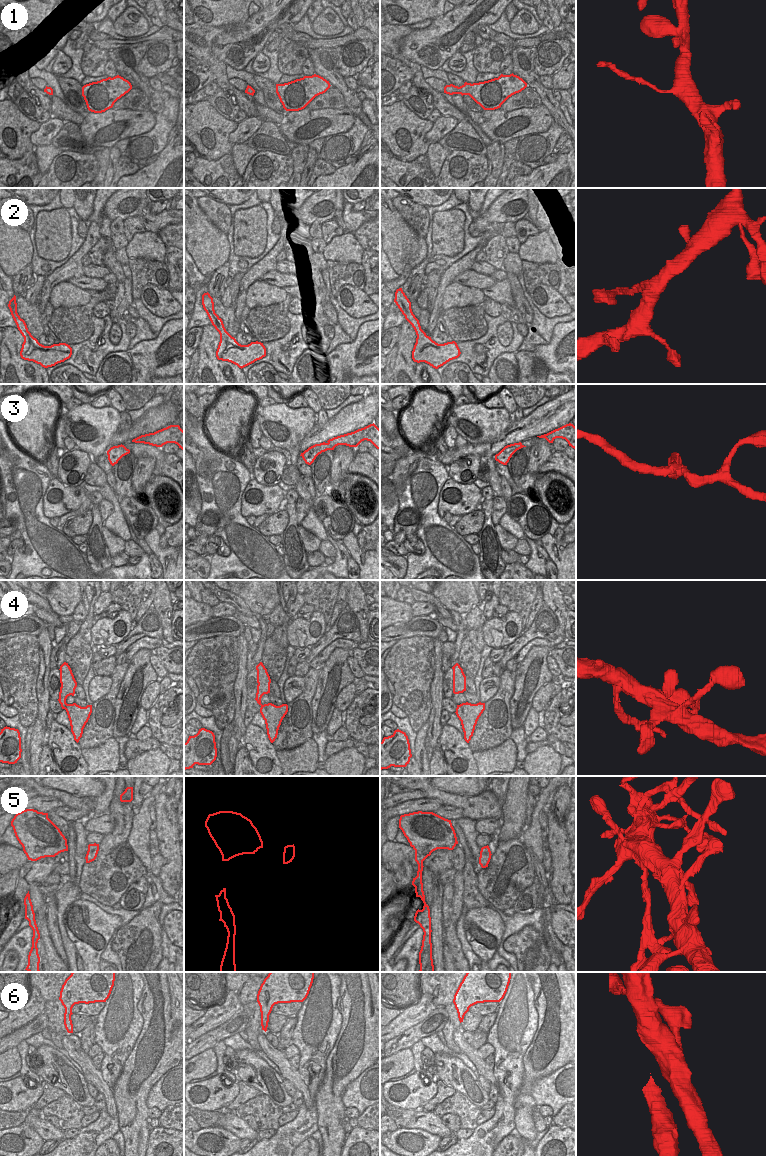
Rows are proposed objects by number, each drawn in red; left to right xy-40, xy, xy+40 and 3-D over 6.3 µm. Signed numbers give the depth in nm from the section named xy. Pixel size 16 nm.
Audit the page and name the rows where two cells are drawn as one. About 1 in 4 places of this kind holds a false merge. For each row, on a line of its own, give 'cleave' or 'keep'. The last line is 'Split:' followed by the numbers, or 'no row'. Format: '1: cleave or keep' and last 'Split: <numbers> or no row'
1: cleave
2: keep
3: keep
4: keep
5: cleave
6: keep
Split: 1, 5

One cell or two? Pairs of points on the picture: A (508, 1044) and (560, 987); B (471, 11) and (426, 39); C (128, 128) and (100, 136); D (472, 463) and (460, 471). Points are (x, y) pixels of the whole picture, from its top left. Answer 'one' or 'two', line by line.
A: two
B: one
C: one
D: one

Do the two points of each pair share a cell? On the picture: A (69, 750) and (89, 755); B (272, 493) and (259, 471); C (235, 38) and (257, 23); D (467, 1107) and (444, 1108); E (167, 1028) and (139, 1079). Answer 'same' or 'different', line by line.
A: different
B: different
C: same
D: same
E: same

